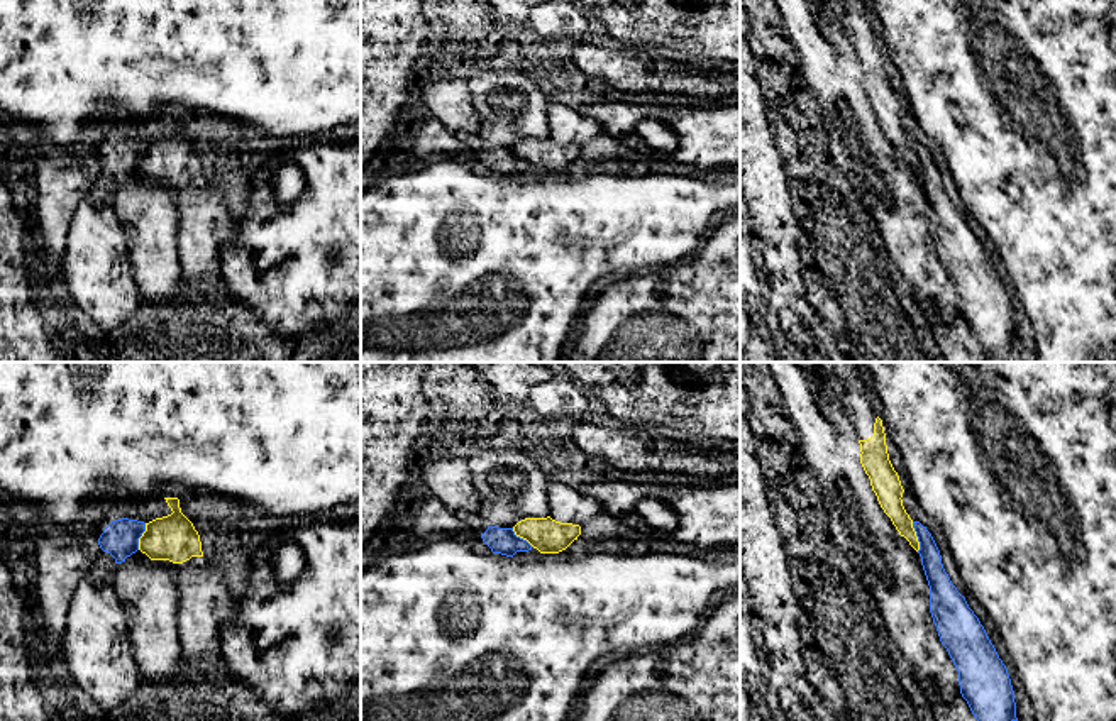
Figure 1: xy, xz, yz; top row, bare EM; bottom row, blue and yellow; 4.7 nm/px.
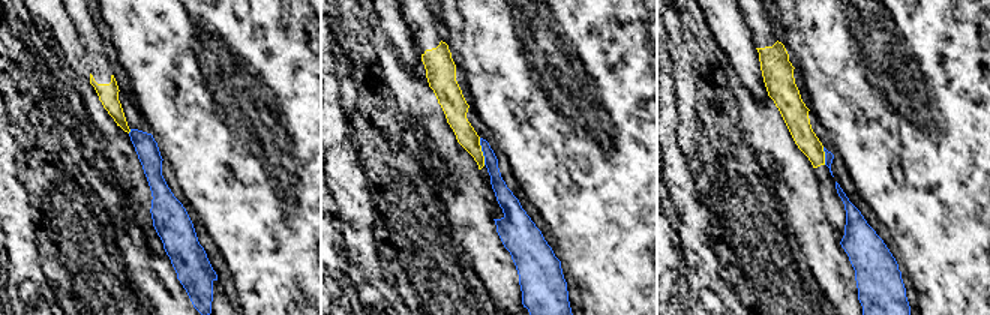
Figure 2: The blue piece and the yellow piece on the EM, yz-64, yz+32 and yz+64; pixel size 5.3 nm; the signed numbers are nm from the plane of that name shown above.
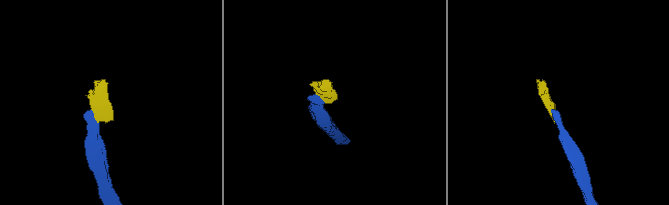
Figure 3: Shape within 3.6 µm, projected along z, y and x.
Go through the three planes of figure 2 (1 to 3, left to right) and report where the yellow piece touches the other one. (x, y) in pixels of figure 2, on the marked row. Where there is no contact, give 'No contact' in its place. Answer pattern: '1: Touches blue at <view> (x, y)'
1: Touches blue at yz-64 (131, 131)
2: Touches blue at yz+32 (482, 150)
3: Touches blue at yz+64 (825, 156)

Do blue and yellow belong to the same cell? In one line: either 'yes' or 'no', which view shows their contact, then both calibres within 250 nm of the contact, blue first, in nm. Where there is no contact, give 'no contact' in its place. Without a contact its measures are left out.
no; contact in yz; calibres 110 and 130 nm

